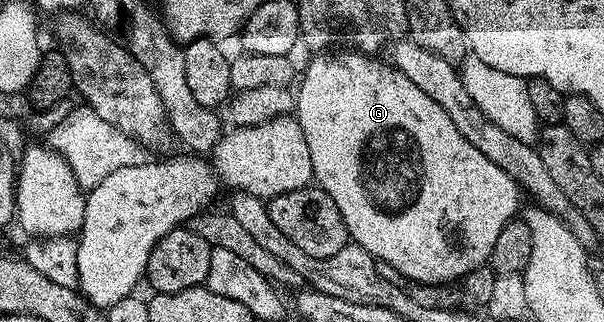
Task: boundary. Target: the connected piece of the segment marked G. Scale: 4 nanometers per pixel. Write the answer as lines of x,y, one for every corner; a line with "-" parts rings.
318,52
306,66
306,71
301,71
300,81
296,86
296,117
300,128
304,132
304,140
308,140
308,152
312,155
312,168
314,169
314,182
321,186
328,196
340,208
340,216
344,216
344,224
350,233
350,242
366,249
368,253
383,267
395,270
395,275
403,274
414,282
423,282
426,286
438,286
441,282
457,283
468,272
487,265
490,261
492,244
496,244
496,236
519,213
520,203
524,198
523,191
504,168
496,168
484,152
472,148
464,136
460,136
456,124
448,120
448,112
436,104
436,100
430,99
404,72
400,72
389,61
381,62
381,57
360,54
357,52

